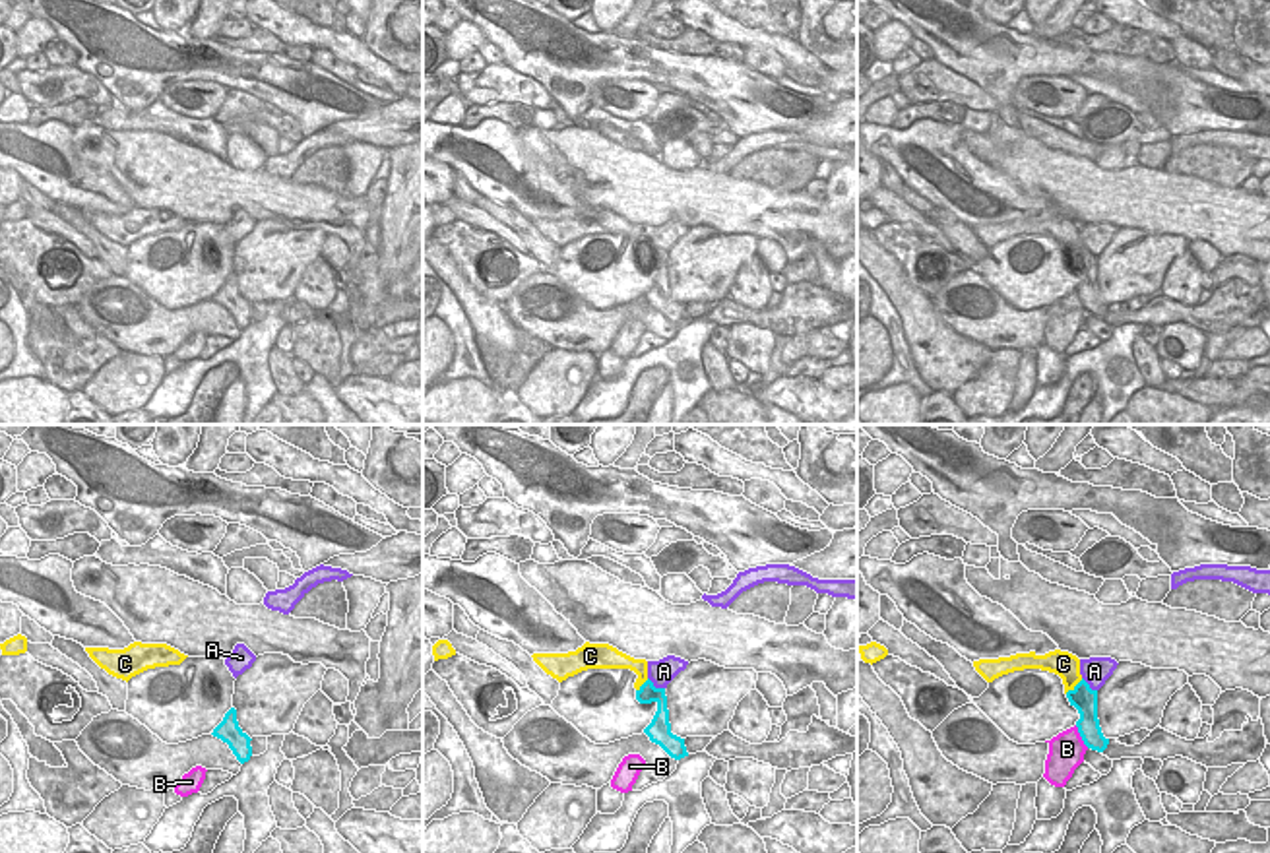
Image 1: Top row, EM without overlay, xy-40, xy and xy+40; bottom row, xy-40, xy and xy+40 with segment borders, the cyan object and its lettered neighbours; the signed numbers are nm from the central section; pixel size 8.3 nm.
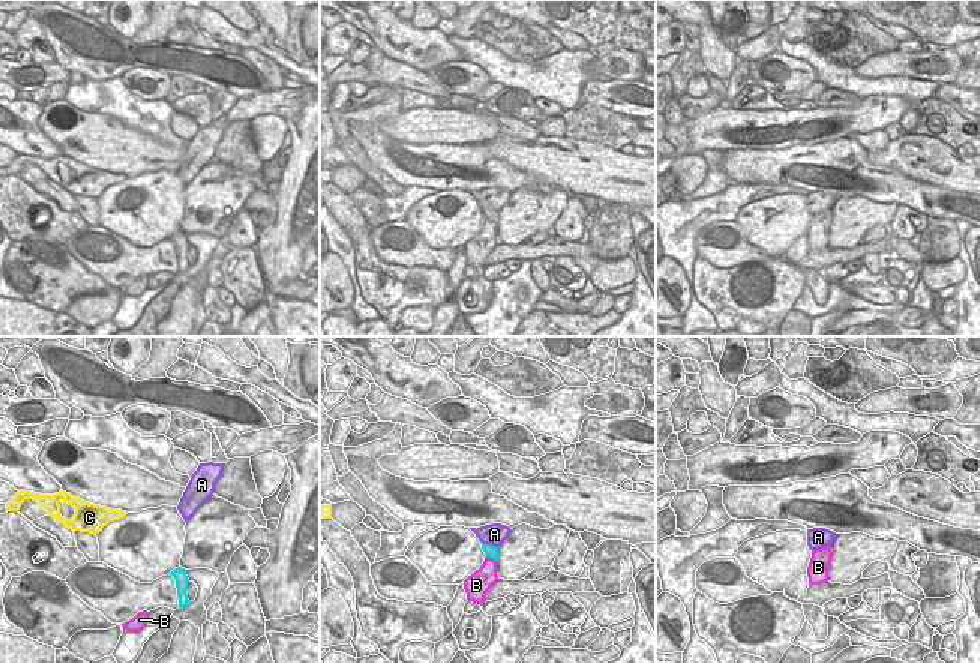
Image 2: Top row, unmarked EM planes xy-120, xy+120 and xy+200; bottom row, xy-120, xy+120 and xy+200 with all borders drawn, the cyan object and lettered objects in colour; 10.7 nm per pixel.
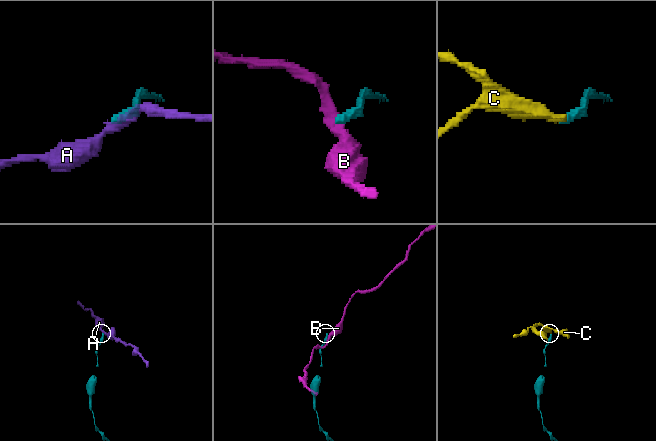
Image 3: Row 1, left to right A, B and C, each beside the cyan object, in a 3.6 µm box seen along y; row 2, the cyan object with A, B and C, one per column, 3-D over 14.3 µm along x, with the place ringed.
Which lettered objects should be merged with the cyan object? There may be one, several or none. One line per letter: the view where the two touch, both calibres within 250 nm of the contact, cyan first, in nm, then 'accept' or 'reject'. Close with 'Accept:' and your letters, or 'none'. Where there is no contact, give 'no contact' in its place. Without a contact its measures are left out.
A: contact in xy; calibres 160 and 200 nm; reject
B: contact in xy+40; calibres 190 and 300 nm; reject
C: contact in xy+40; calibres 200 and 220 nm; accept
Accept: C

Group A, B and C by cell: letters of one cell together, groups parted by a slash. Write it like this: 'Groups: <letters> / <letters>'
Groups: A / B / C

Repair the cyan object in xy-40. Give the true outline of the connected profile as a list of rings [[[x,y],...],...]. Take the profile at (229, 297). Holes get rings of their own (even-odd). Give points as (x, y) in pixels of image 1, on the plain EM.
[[[231,273],[223,287],[213,295],[213,302],[229,310],[233,320],[240,330],[248,328],[252,322],[250,302],[238,293],[237,275]]]

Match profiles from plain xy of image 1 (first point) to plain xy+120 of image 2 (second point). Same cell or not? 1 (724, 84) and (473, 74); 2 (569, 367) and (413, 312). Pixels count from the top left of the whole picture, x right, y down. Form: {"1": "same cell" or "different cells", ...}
{"1": "different cells", "2": "same cell"}

